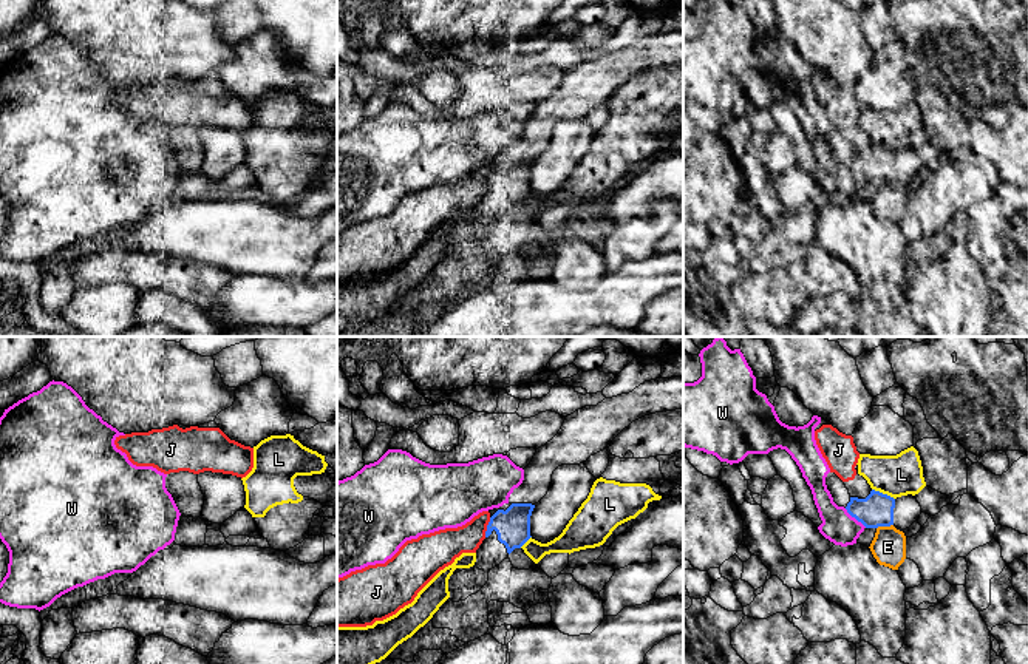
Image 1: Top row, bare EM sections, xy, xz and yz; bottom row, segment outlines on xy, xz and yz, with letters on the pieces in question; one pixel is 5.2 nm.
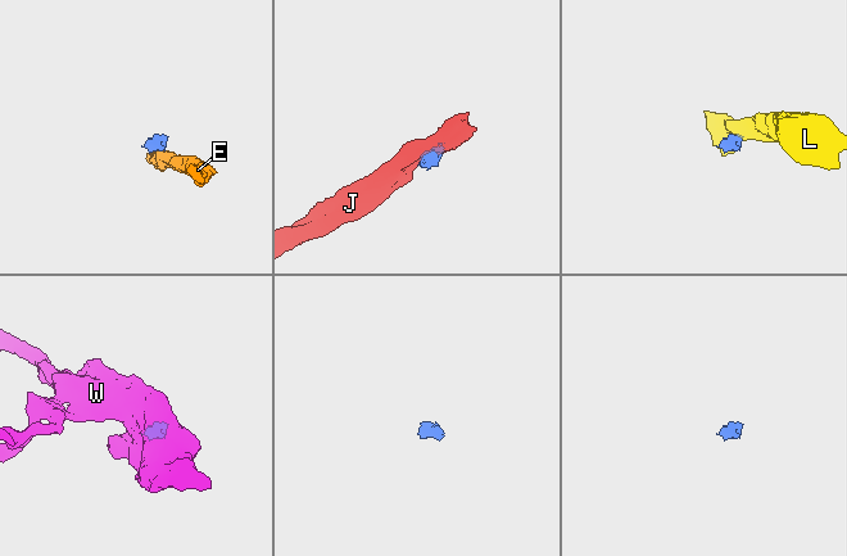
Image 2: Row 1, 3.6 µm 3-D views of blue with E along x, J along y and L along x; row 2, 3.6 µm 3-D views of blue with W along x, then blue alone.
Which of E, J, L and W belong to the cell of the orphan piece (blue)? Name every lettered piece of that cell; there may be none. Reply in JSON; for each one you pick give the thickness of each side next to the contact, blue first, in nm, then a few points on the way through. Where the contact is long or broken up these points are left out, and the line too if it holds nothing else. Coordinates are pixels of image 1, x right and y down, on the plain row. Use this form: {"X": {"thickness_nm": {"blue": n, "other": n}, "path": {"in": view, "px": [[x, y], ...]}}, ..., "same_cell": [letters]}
{"same_cell": []}

